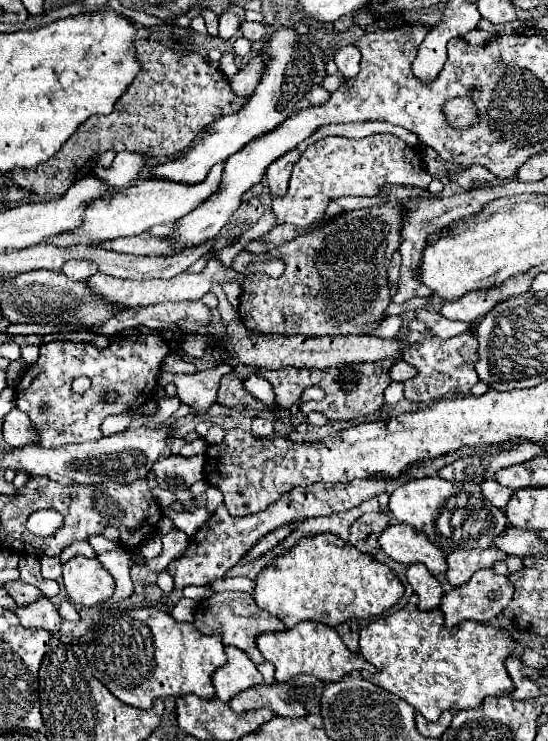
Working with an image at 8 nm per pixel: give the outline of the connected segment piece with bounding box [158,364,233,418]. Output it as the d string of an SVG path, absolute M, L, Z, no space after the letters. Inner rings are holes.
M223 364L196 374L173 374L164 371L159 375L158 384L162 387L174 384L178 400L190 408L190 414L194 414L194 418L200 418L212 408L222 376L232 370L232 366Z

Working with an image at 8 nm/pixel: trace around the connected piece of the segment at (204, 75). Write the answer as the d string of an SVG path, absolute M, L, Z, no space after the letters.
M144 38L144 42L152 48L146 48L152 58L136 58L140 62L140 74L132 80L132 86L128 86L128 90L116 100L116 106L112 110L112 114L108 116L92 116L88 118L70 138L68 142L60 148L60 152L50 158L48 162L44 162L42 166L36 166L32 172L34 176L28 176L28 170L14 170L12 172L12 180L14 184L18 184L20 188L40 196L40 198L58 198L62 196L76 180L84 178L86 174L90 174L96 168L96 162L100 158L100 154L104 154L106 150L114 150L114 152L122 152L122 150L130 150L130 152L144 152L150 156L174 156L184 152L186 148L190 148L190 144L194 142L194 138L216 118L226 116L226 114L234 114L240 110L240 106L246 102L246 98L236 98L234 92L230 90L230 84L226 80L226 76L222 72L218 72L216 68L204 61L204 58L198 52L180 52L174 48L166 48L164 44L152 42L148 38Z

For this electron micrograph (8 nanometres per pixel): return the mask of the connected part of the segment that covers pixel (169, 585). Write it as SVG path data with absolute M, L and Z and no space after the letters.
M168 570L158 572L158 580L156 580L156 584L164 590L164 596L170 596L170 592L174 590L174 582L172 582L172 576L168 574Z

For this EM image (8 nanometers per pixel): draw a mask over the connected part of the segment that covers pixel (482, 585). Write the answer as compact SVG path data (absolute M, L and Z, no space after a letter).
M492 568L478 570L464 586L456 586L450 592L446 592L440 600L440 612L444 614L444 624L446 626L456 626L464 620L474 620L474 622L488 622L496 618L508 604L514 594L514 586L508 580L508 576L496 574Z

